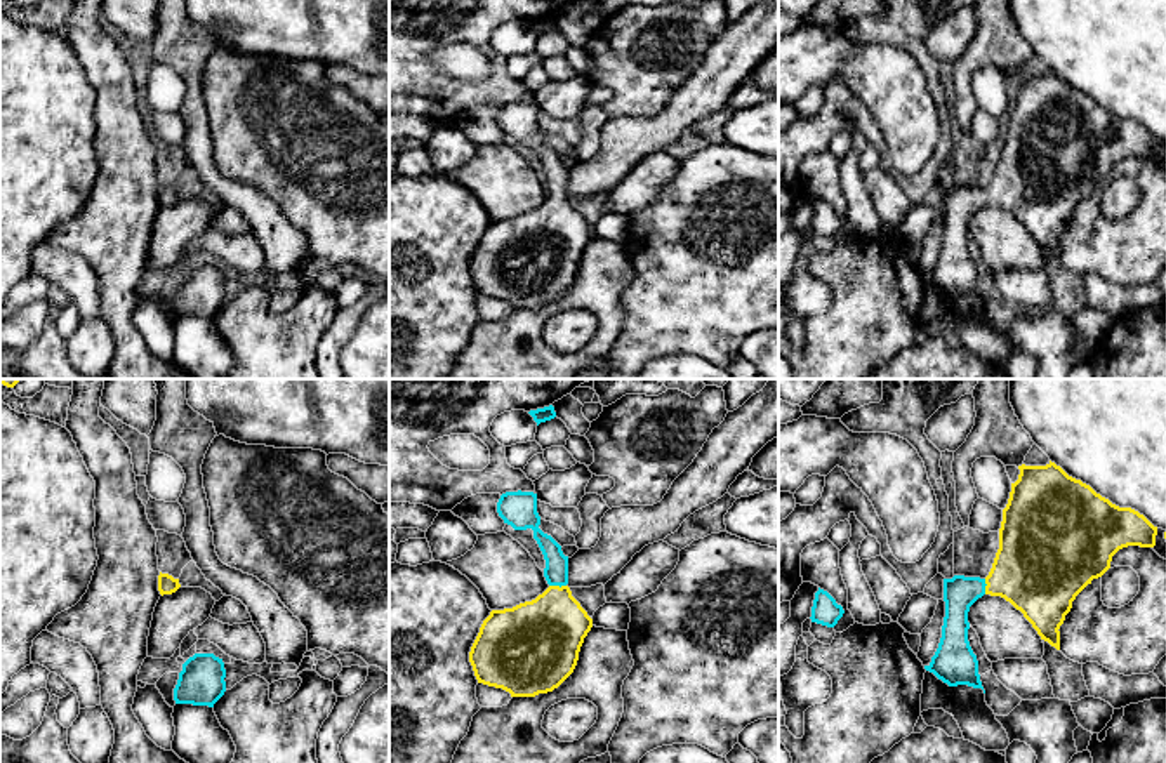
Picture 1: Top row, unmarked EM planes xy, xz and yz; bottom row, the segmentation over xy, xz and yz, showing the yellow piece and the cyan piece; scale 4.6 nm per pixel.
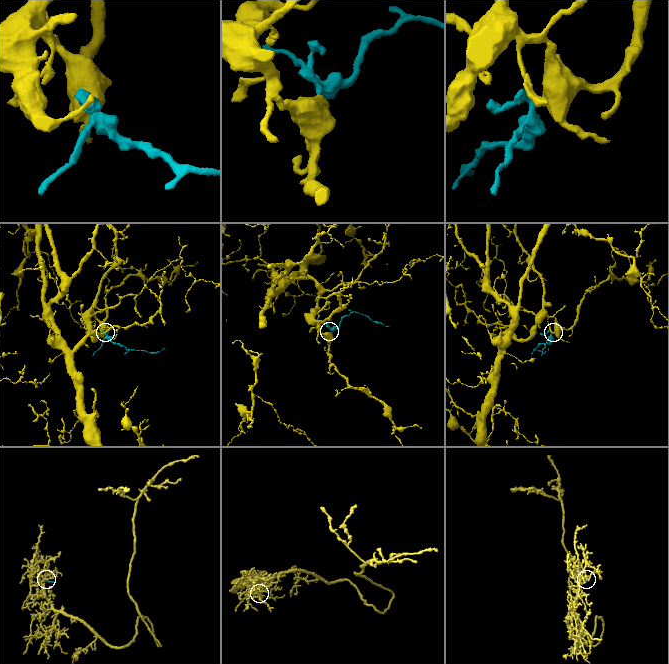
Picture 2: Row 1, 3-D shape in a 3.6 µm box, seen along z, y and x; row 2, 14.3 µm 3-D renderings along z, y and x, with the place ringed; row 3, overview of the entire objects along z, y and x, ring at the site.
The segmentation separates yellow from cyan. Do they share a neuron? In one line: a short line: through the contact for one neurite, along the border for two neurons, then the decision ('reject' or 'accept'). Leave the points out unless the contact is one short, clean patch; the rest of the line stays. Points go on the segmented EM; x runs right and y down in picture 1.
line xz (543, 636), (555, 623), (558, 586), (556, 563); accept

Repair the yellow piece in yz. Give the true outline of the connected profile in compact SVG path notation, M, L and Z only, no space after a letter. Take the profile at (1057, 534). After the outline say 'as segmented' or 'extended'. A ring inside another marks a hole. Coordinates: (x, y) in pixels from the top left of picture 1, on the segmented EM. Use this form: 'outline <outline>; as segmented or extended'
outline M1055 462L1018 469L989 575L944 579L942 638L924 669L949 687L984 690L968 641L968 612L978 598L1004 598L1060 650L1058 629L1072 601L1110 568L1112 556L1128 546L1156 546L1157 527L1143 514L1112 504Z; extended

